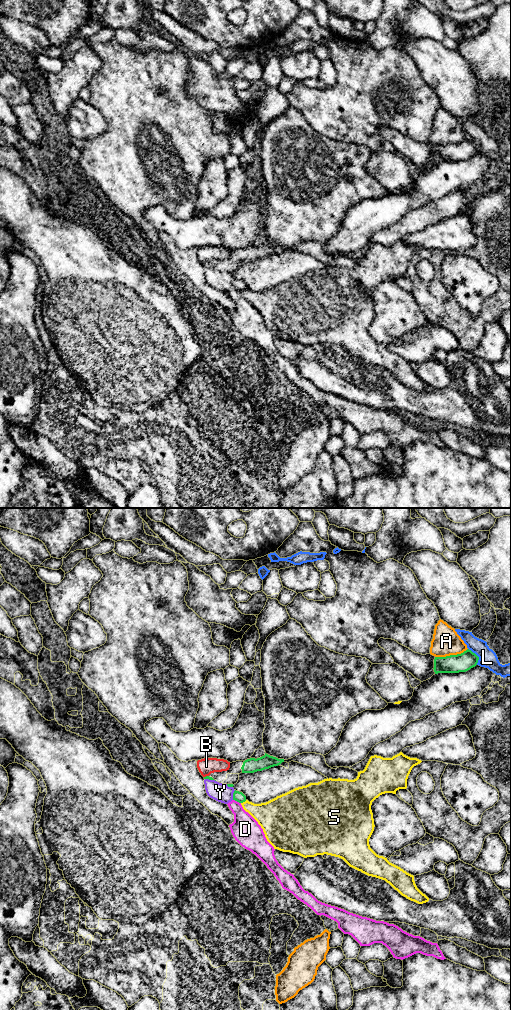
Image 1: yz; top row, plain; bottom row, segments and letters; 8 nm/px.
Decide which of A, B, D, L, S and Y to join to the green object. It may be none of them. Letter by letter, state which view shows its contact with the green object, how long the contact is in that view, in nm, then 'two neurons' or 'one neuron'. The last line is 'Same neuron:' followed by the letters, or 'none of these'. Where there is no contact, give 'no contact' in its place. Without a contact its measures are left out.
A: contact in yz; length 280 nm; two neurons
B: contact in yz; length 40 nm; two neurons
D: contact in yz; length 70 nm; two neurons
L: contact in yz; length 150 nm; two neurons
S: contact in yz; length 50 nm; two neurons
Y: contact in yz; length 80 nm; one neuron
Same neuron: Y

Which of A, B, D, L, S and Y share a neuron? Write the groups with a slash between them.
A / B / D / L / S / Y

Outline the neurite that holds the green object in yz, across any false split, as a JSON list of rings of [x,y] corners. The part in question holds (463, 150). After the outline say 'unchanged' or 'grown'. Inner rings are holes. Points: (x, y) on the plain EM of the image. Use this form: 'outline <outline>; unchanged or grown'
outline [[[467,137],[461,142],[435,145],[433,157],[435,162],[466,160],[475,155],[478,148],[479,145],[471,138]]]; unchanged

